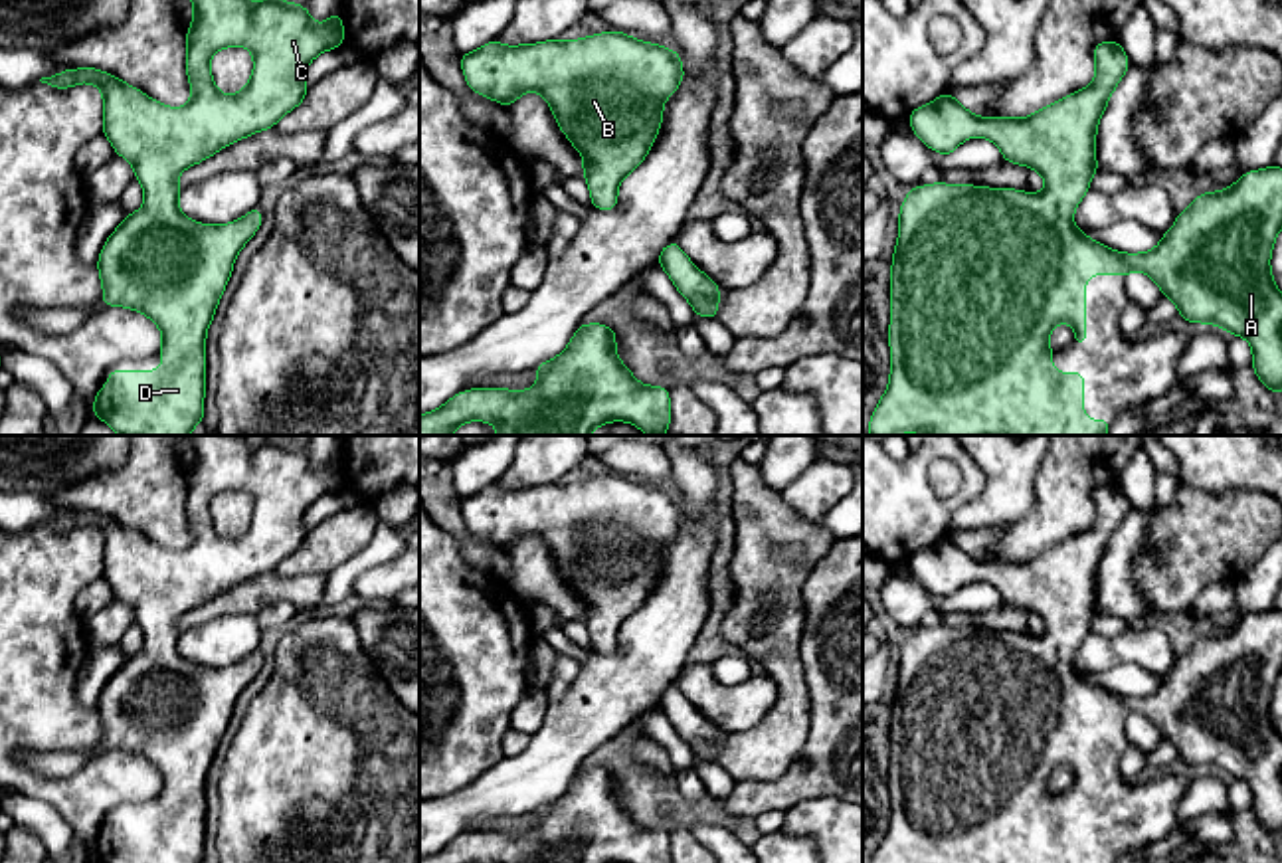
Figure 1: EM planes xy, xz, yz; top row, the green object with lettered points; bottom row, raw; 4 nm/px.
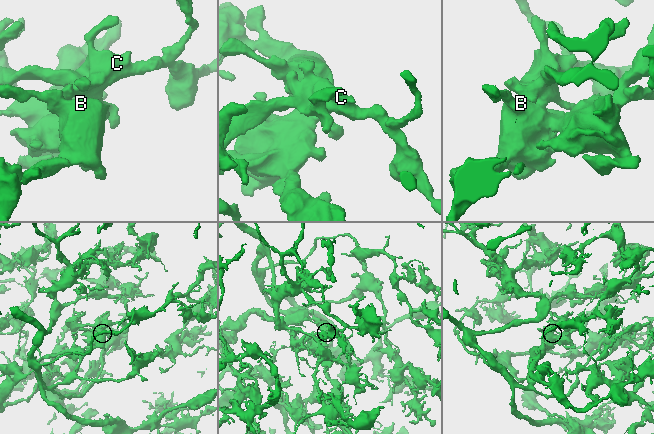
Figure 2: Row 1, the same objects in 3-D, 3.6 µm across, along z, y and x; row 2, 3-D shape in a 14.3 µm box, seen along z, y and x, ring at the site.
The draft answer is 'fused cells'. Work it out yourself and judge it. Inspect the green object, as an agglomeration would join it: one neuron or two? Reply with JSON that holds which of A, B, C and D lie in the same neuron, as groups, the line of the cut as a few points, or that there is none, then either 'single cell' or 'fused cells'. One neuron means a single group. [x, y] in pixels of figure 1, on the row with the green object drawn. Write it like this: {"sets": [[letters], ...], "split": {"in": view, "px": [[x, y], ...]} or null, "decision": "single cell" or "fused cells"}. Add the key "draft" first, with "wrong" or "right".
{"draft": "wrong", "sets": [["A", "B", "C", "D"]], "split": null, "decision": "single cell"}

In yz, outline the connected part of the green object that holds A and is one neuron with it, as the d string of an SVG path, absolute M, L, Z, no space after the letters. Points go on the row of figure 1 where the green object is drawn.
M1120 42L1094 46L1096 77L1092 83L1045 109L1023 117L977 117L950 93L940 95L908 113L914 135L932 150L950 156L971 137L989 139L1001 150L1003 160L1029 166L1045 178L1039 194L1013 188L950 186L946 182L912 186L898 216L898 241L890 267L890 380L878 400L870 422L870 435L1106 435L1110 420L1084 418L1084 374L1054 372L1049 335L1060 323L1070 323L1074 342L1086 342L1086 277L1147 273L1161 293L1169 297L1189 325L1217 325L1235 336L1242 336L1252 348L1252 370L1266 390L1282 390L1282 293L1272 271L1270 253L1282 230L1282 168L1244 172L1233 186L1221 192L1201 192L1197 200L1177 214L1175 224L1161 236L1157 247L1144 253L1110 249L1074 222L1074 210L1090 190L1090 178L1100 170L1096 164L1098 121L1130 69Z

